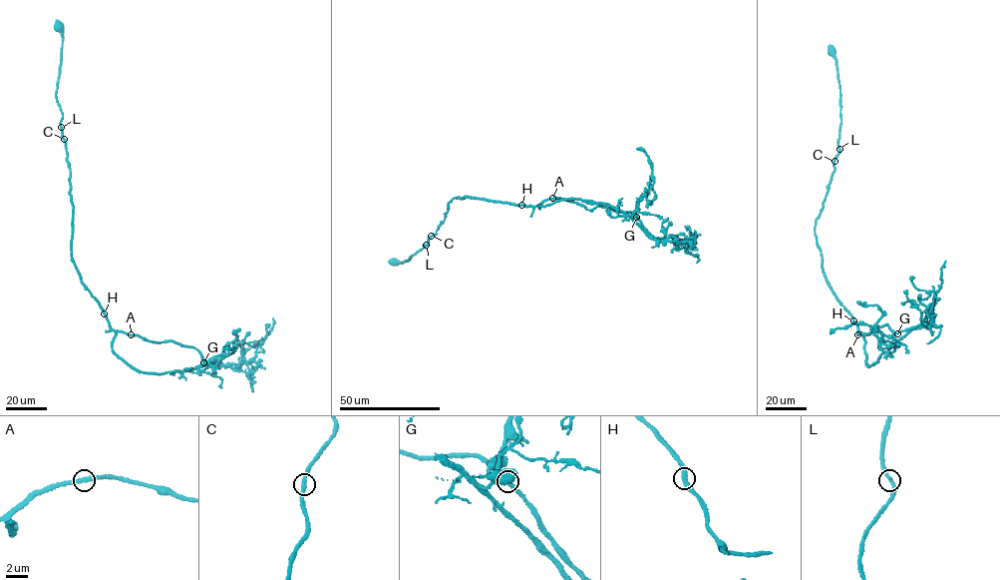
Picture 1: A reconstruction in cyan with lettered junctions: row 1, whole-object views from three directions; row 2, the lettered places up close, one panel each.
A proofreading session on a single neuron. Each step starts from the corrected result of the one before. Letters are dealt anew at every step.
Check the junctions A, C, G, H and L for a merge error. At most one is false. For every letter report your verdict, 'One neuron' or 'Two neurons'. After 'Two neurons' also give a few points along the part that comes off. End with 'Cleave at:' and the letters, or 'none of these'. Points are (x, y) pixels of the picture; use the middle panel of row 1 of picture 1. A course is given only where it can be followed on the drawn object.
A: One neuron
C: One neuron
G: One neuron
H: One neuron
L: One neuron
Cleave at: none of these

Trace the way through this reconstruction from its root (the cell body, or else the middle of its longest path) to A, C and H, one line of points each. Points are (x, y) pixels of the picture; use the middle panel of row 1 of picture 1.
A: (394, 262), (407, 261), (427, 245), (429, 238), (444, 221), (449, 203), (456, 197), (532, 206), (552, 198)
C: (394, 262), (407, 261), (427, 245), (431, 236)
H: (394, 262), (407, 261), (427, 245), (429, 238), (444, 221), (449, 203), (456, 197), (521, 205)

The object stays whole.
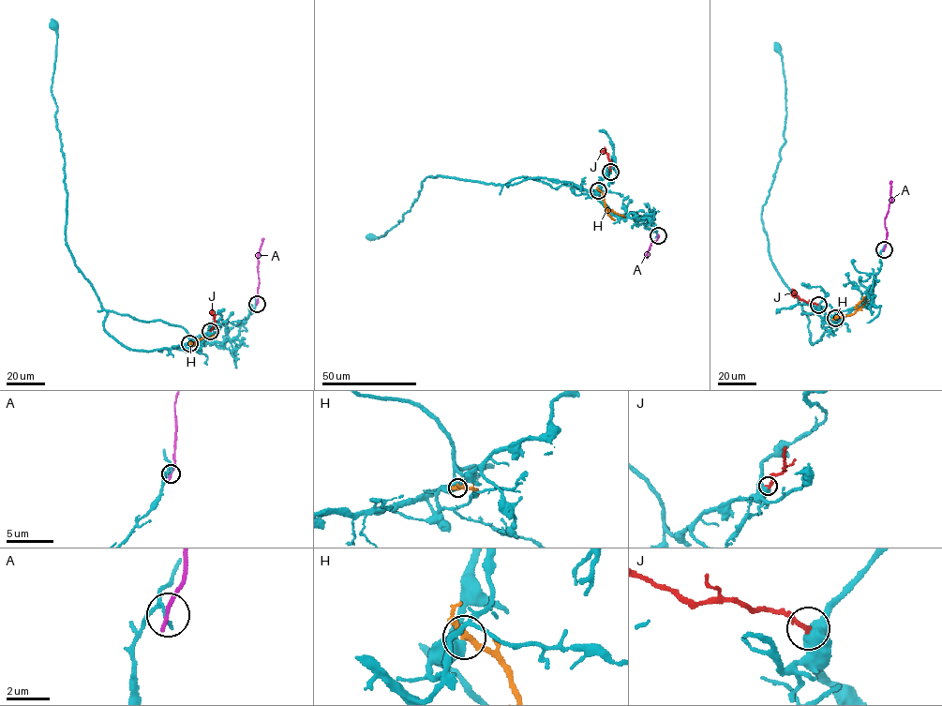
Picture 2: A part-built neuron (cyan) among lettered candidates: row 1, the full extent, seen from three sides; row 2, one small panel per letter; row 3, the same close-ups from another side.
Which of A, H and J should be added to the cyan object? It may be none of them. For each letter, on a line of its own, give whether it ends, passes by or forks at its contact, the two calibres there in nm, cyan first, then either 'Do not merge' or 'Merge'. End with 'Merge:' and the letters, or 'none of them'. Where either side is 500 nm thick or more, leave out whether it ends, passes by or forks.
A: It ends there. Thickness 140 nm (cyan) against 240 nm. Do not merge
H: It forks there. Thickness 480 nm (cyan) against 220 nm. Do not merge
J: Thickness 750 nm (cyan) against 220 nm. Do not merge
Merge: none of them

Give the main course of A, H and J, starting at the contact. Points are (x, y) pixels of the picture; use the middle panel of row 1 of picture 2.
A: (658, 235), (655, 242), (650, 244), (648, 257)
H: (598, 190), (607, 210), (624, 217)
J: (610, 172), (610, 160), (604, 150)

